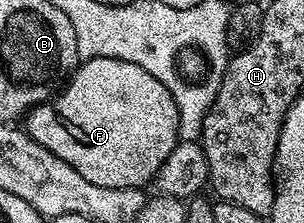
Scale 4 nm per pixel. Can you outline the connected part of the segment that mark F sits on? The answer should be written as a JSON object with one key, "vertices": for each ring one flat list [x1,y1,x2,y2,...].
{"vertices":[[87,58,69,75,69,81,56,96,29,111,23,126,43,148,55,152,59,160,67,160,91,184,99,184,99,188,136,190,156,179,163,160,177,147,180,115,181,109,169,89,155,80,151,72,143,72,139,64,118,58]]}

